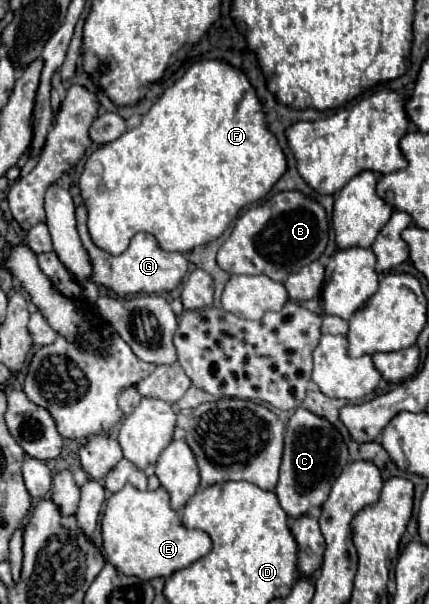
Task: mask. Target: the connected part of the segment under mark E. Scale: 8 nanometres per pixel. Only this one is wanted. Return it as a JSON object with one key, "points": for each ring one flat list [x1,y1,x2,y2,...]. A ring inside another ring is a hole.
{"points":[[125,485,119,493,113,493,105,503,101,535,105,559,119,573,143,581,169,577,211,551,211,537,199,529,191,531,183,527,179,515,169,505,169,493,163,487,155,491,137,491,135,487]]}

